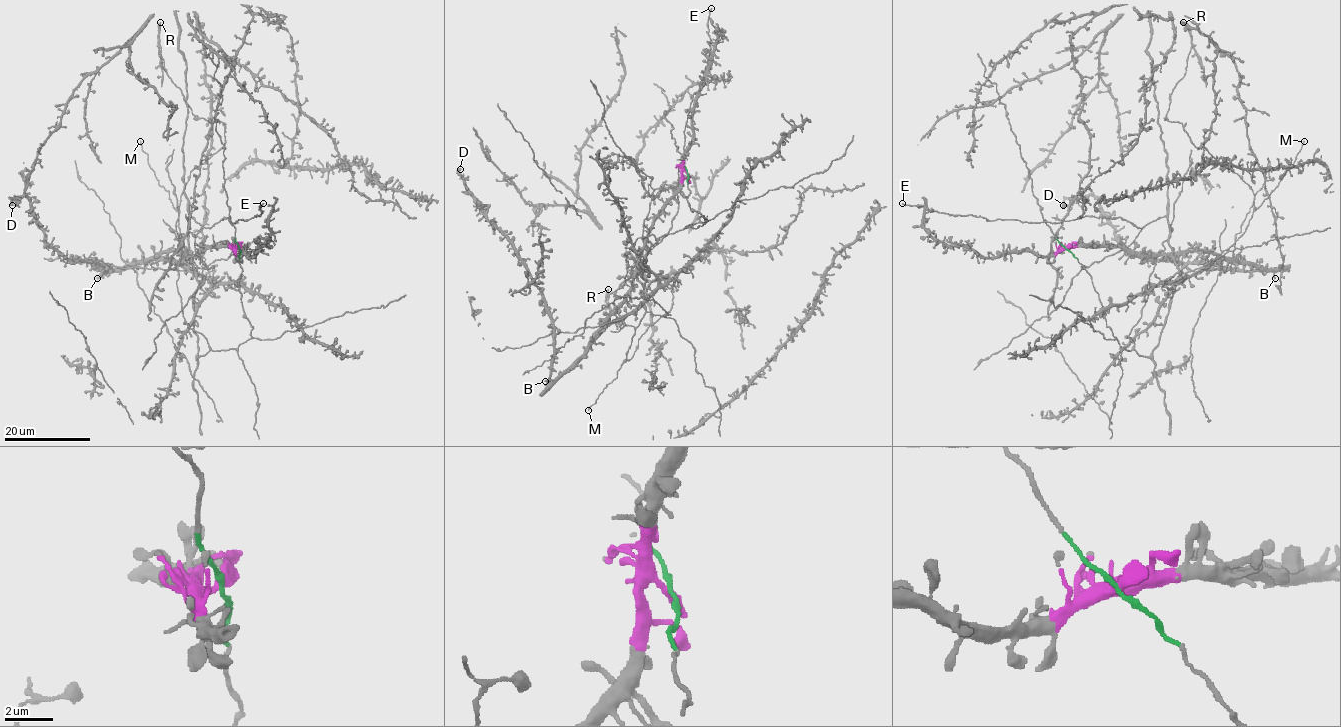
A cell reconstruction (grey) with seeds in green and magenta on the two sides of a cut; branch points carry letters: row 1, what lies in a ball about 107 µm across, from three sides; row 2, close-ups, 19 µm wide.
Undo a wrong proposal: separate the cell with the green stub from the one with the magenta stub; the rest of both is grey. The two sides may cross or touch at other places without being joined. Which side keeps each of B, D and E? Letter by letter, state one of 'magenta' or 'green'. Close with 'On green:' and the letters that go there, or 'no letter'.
B: magenta
D: magenta
E: green
On green: E

